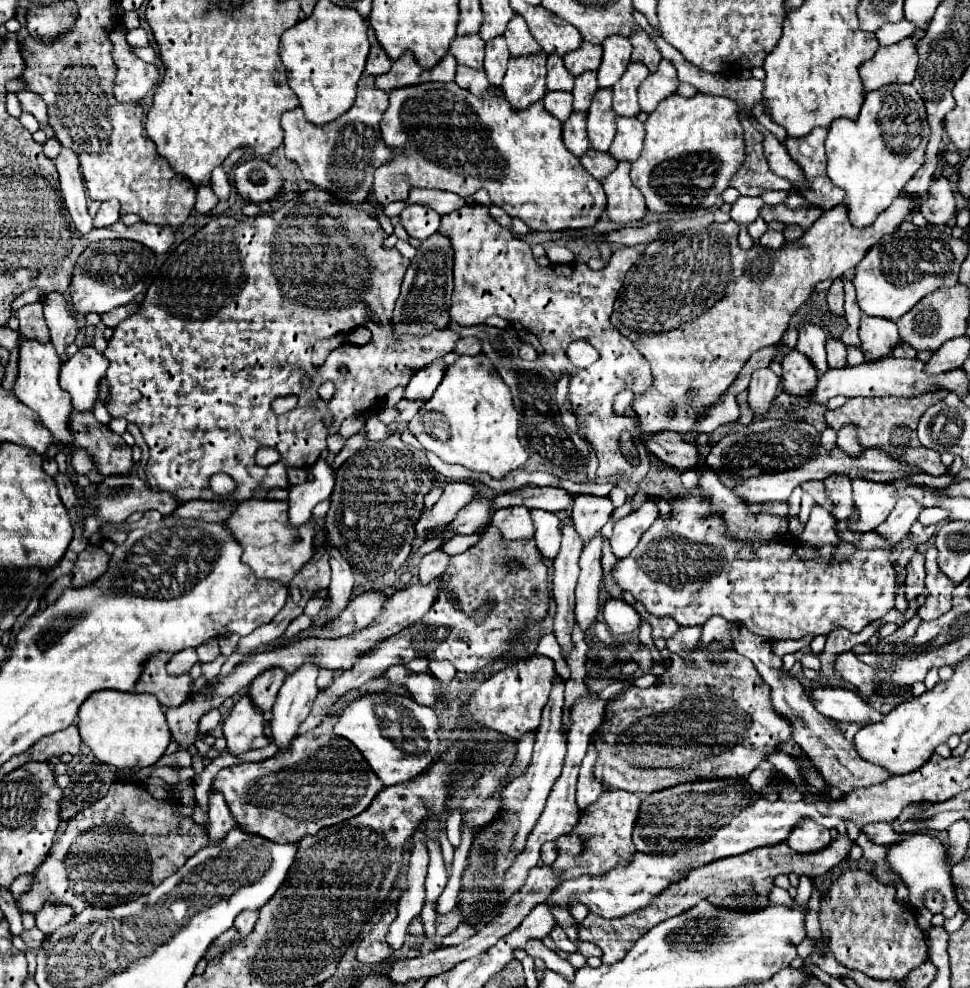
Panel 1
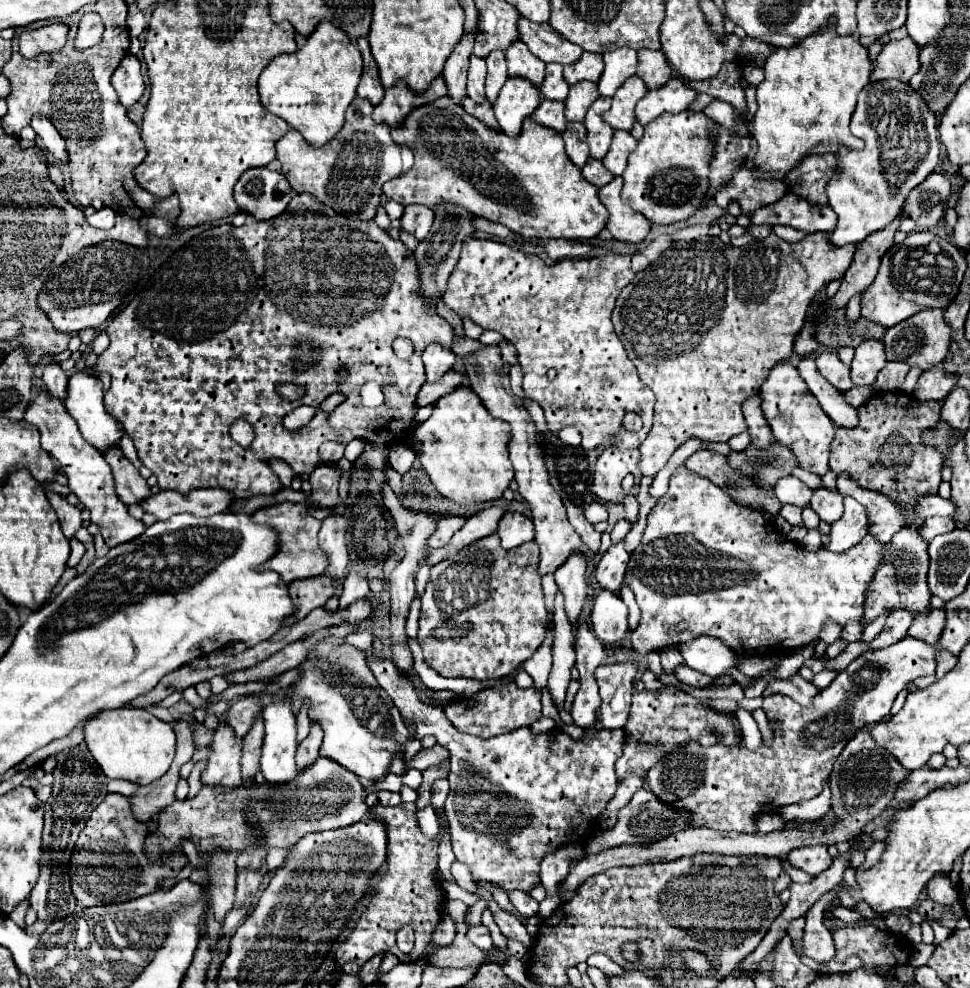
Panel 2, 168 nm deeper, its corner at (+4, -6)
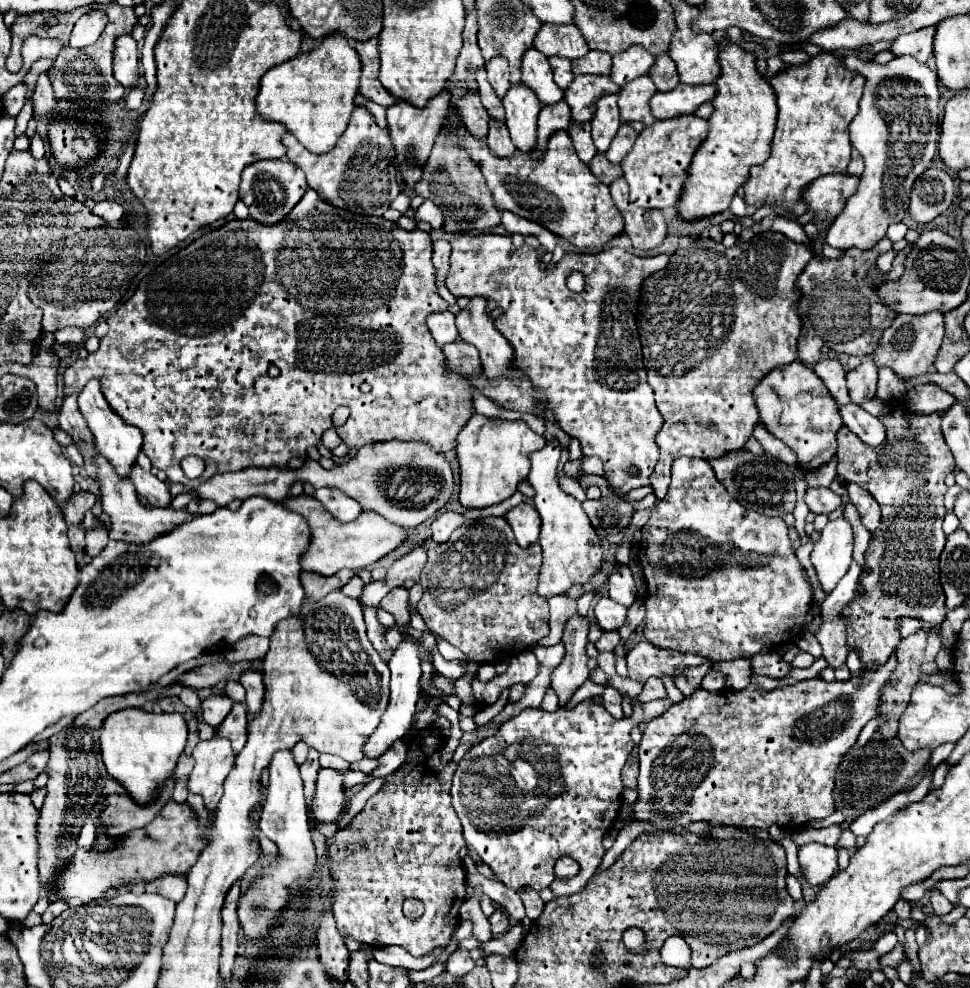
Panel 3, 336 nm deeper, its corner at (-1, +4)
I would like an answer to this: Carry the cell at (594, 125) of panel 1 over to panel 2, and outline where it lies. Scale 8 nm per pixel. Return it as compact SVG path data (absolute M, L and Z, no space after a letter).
M598 97L590 105L586 119L584 119L584 125L588 129L586 139L588 139L588 145L590 145L590 155L594 159L602 159L610 149L614 129L602 119L602 113L610 107L610 101L612 101L610 97Z

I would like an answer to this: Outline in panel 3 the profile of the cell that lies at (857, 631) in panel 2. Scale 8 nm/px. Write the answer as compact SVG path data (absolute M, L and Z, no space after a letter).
M837 615L833 621L823 623L817 633L817 641L823 647L823 657L831 669L845 665L845 659L847 659L847 647L845 647L847 627L845 627L845 623L847 623L847 619Z

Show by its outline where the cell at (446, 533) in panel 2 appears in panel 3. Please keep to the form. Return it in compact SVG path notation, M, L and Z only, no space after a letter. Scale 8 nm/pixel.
M445 511L441 513L433 523L431 523L431 531L433 531L433 541L435 543L445 543L451 533L461 527L465 523L465 517L459 515L459 513L453 513L453 511Z

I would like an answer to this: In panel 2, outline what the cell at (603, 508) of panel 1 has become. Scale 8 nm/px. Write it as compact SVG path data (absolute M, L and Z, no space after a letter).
M574 551L574 555L570 555L570 559L566 559L566 563L562 567L558 567L558 571L554 573L558 587L562 589L564 597L566 597L566 613L572 625L578 623L582 605L584 605L584 597L588 595L588 583L586 583L586 559L582 559L580 551Z

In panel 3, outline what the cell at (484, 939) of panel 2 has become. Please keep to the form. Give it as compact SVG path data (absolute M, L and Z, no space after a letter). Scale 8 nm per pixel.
M497 909L497 911L489 917L489 921L491 921L493 937L497 937L497 935L501 935L501 933L505 933L505 931L509 929L509 915L507 915L503 909Z

